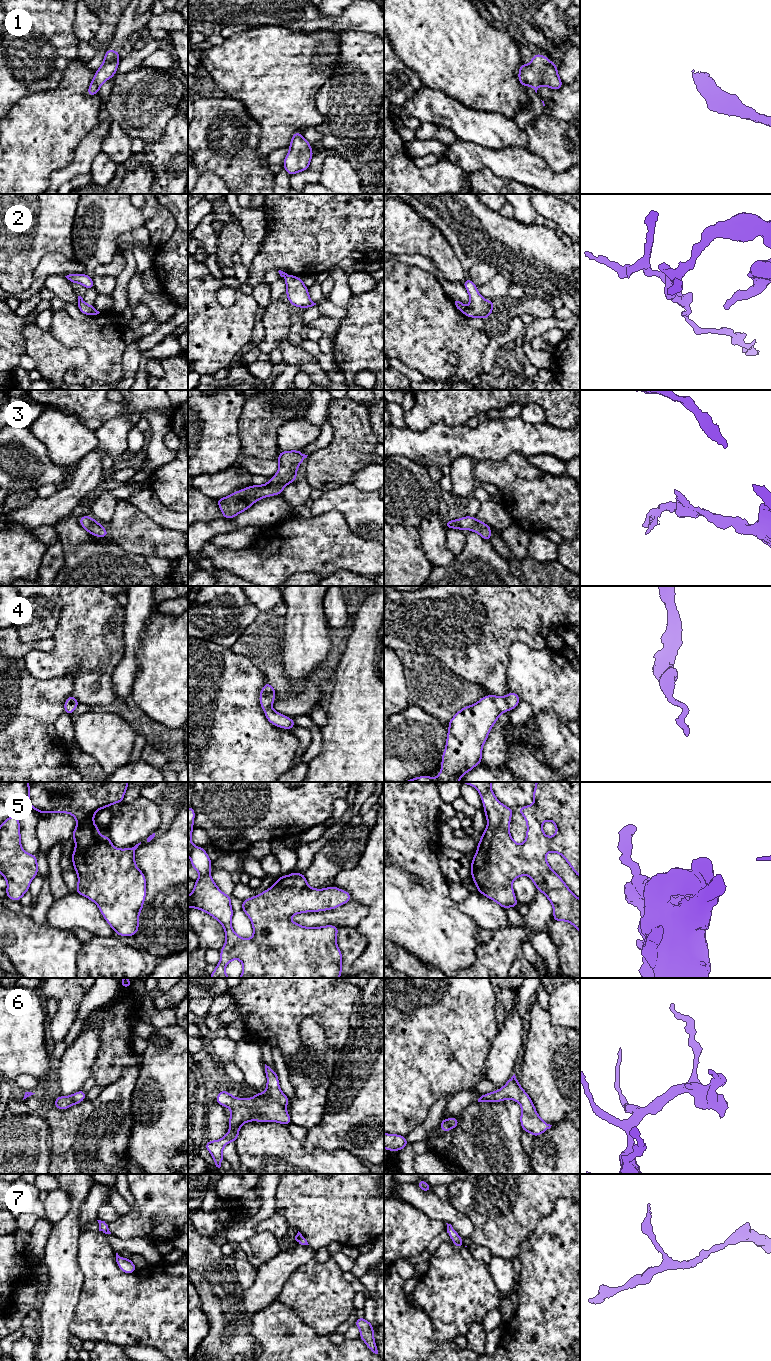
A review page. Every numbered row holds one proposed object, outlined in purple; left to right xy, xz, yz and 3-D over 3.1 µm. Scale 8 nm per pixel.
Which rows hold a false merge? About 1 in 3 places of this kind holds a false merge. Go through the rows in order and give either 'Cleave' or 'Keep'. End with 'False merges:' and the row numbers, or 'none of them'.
1: Keep
2: Cleave
3: Keep
4: Keep
5: Keep
6: Keep
7: Keep
False merges: 2

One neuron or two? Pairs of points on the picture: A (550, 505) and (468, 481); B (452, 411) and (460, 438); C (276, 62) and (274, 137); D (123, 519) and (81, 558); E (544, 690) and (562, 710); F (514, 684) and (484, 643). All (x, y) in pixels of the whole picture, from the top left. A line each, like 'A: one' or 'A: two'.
A: two
B: two
C: one
D: two
E: one
F: two

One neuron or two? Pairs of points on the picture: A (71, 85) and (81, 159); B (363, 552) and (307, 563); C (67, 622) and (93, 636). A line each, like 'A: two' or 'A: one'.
A: two
B: one
C: one

